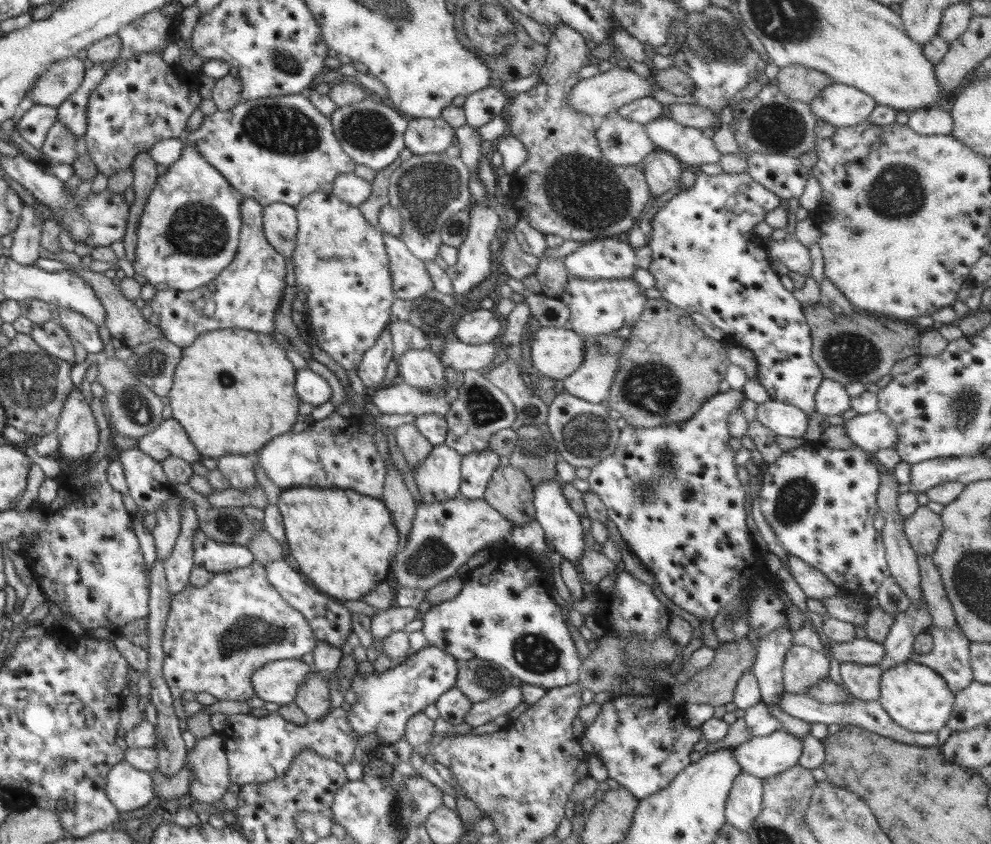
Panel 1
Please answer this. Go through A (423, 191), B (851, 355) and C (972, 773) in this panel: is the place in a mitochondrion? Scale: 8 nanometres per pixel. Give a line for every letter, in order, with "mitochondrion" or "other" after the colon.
A: mitochondrion
B: mitochondrion
C: other

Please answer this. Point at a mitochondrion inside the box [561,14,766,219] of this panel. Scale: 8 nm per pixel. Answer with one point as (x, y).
(714, 37)

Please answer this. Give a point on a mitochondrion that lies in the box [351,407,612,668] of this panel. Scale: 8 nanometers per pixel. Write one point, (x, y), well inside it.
(430, 557)

